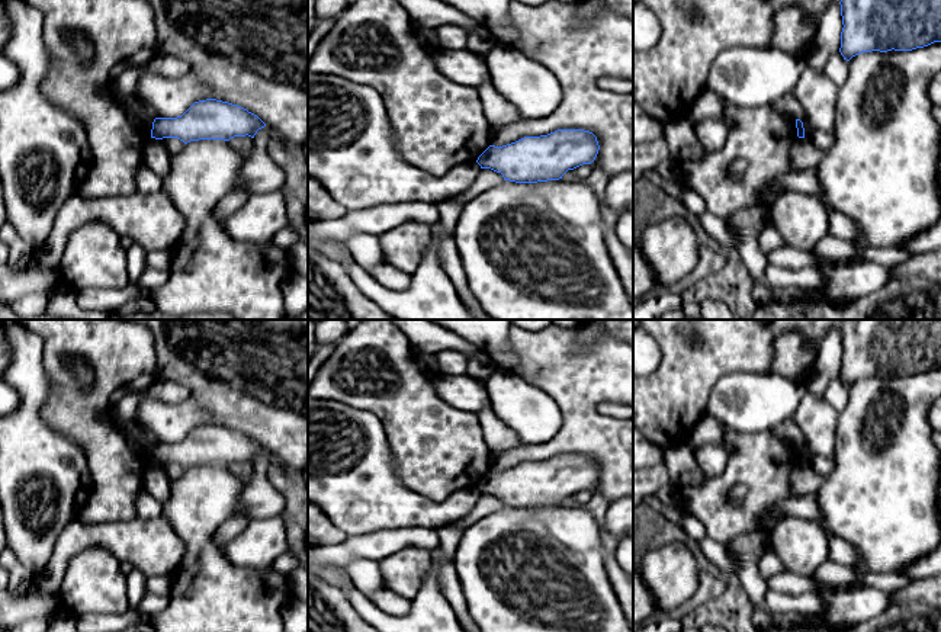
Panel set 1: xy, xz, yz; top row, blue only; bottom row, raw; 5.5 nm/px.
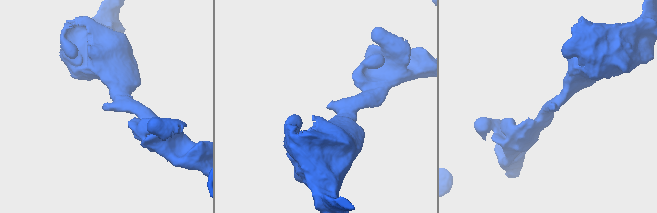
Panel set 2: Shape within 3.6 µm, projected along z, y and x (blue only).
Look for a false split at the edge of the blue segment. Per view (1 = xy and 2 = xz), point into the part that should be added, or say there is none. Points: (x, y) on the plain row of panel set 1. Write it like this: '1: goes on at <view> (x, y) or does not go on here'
1: does not go on here
2: does not go on here

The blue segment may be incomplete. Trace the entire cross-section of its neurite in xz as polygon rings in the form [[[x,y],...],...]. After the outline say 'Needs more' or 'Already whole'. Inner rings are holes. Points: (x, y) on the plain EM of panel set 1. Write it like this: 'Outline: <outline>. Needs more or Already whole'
Outline: [[[558,455],[547,461],[524,462],[516,468],[489,471],[476,485],[481,494],[501,498],[504,506],[537,509],[559,506],[568,495],[591,490],[600,471],[584,455]]]. Already whole

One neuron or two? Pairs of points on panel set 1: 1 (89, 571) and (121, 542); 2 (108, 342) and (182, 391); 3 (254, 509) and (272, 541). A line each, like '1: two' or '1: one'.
1: two
2: two
3: two

